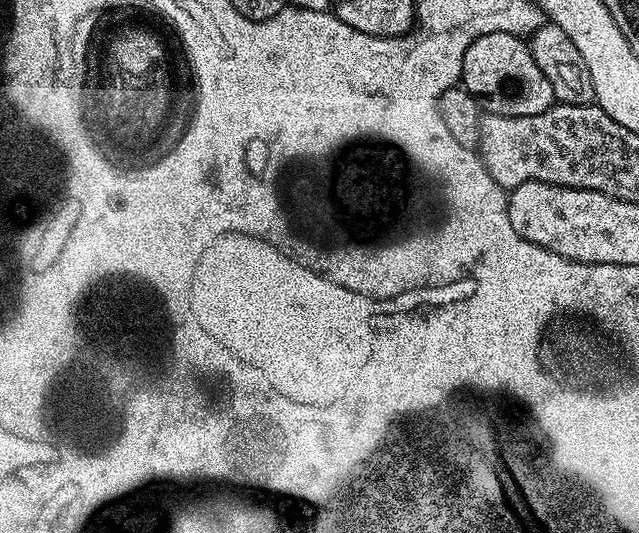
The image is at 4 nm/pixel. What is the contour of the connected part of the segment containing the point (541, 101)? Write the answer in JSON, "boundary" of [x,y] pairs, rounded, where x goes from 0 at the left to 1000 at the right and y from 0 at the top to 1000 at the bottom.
{"boundary":[[[803,60],[754,64],[754,71],[743,75],[725,101],[720,141],[723,163],[754,191],[768,216],[848,214],[870,188],[861,146],[854,146],[854,139],[842,131],[842,116],[836,116],[836,101],[829,101],[825,81]]]}

